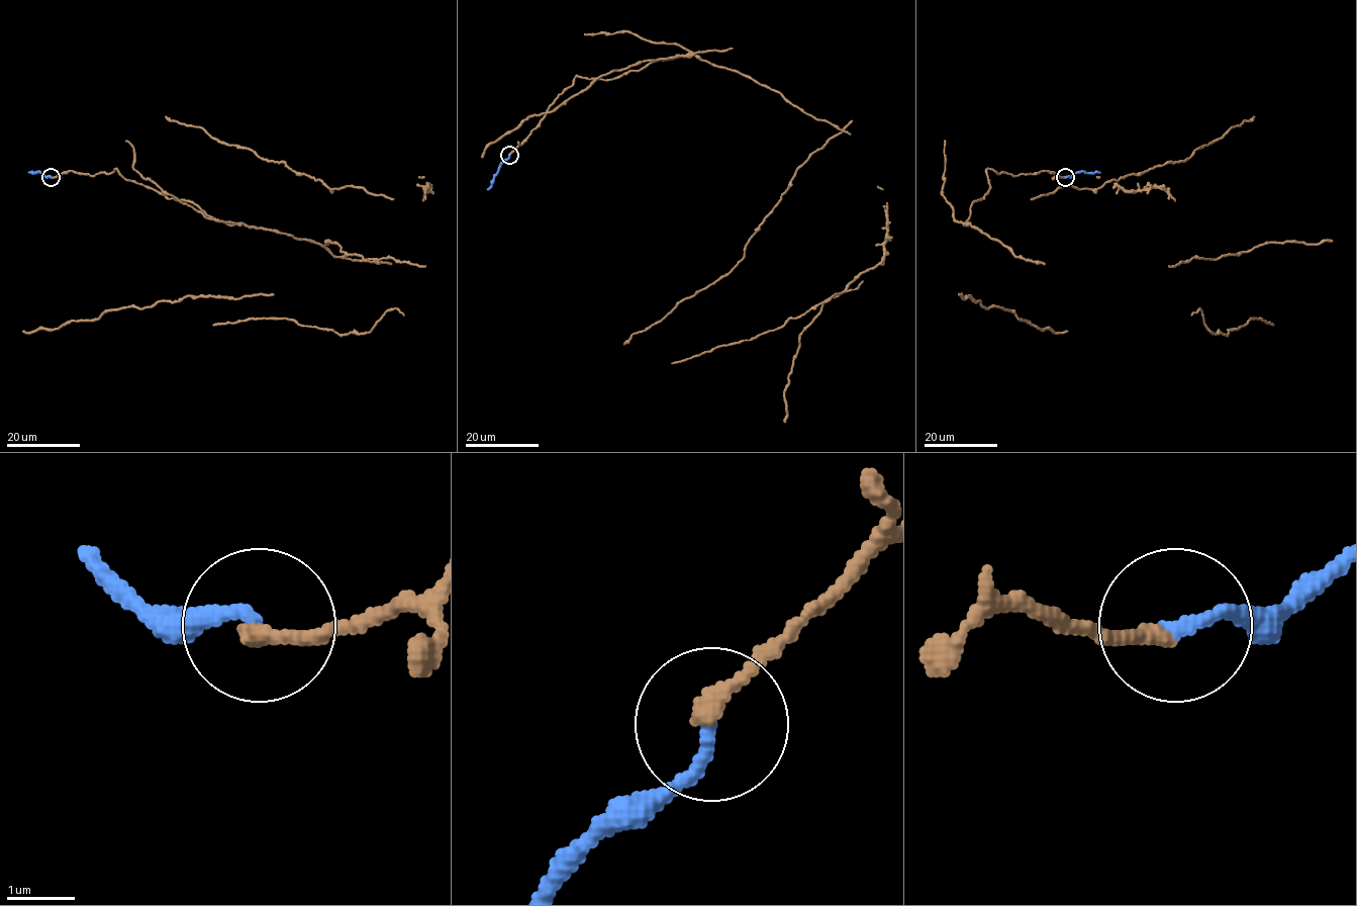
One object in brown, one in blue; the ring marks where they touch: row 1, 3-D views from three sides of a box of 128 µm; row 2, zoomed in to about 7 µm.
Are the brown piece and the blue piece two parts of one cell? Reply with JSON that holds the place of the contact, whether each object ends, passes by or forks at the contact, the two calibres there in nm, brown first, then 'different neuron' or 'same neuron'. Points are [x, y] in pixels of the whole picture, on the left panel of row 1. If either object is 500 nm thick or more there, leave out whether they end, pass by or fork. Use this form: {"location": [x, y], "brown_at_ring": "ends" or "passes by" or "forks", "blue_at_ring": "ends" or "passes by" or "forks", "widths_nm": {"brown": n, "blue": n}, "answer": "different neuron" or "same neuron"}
{"location": [51, 177], "brown_at_ring": "ends", "blue_at_ring": "ends", "widths_nm": {"brown": 260, "blue": 200}, "answer": "same neuron"}

